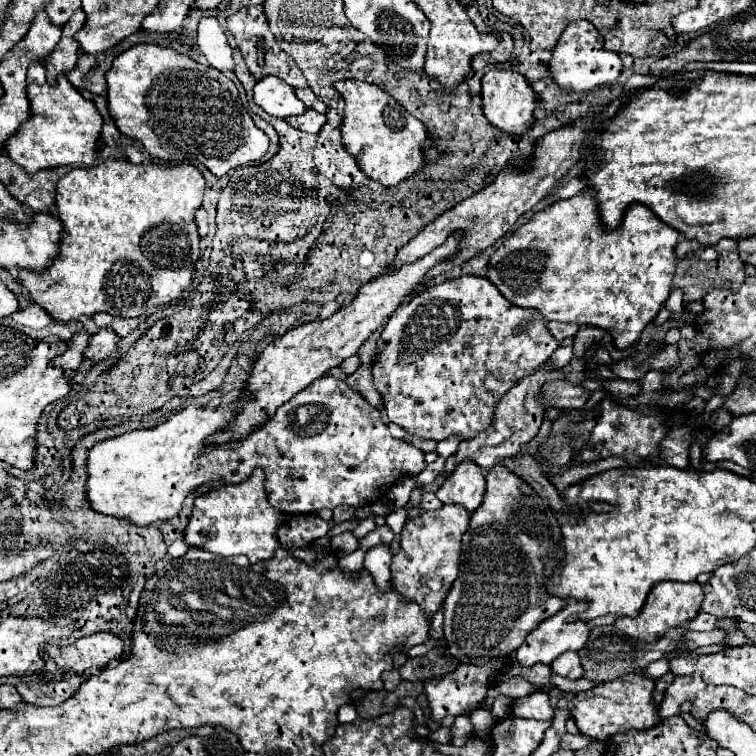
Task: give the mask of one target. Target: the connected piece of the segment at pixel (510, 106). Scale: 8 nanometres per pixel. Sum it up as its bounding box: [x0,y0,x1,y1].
[481,67,537,135]

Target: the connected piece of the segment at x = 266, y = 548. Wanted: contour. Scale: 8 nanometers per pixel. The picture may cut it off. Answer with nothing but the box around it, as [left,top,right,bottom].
[185,469,283,563]

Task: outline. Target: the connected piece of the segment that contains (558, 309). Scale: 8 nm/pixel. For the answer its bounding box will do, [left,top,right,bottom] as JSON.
[485,191,679,349]

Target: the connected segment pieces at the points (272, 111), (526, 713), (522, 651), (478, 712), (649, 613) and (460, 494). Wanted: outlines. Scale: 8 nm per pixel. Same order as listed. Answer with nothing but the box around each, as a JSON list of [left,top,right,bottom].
[[253,77,305,119],[513,691,553,721],[515,601,589,667],[469,707,495,733],[615,581,703,643],[435,461,485,511]]

